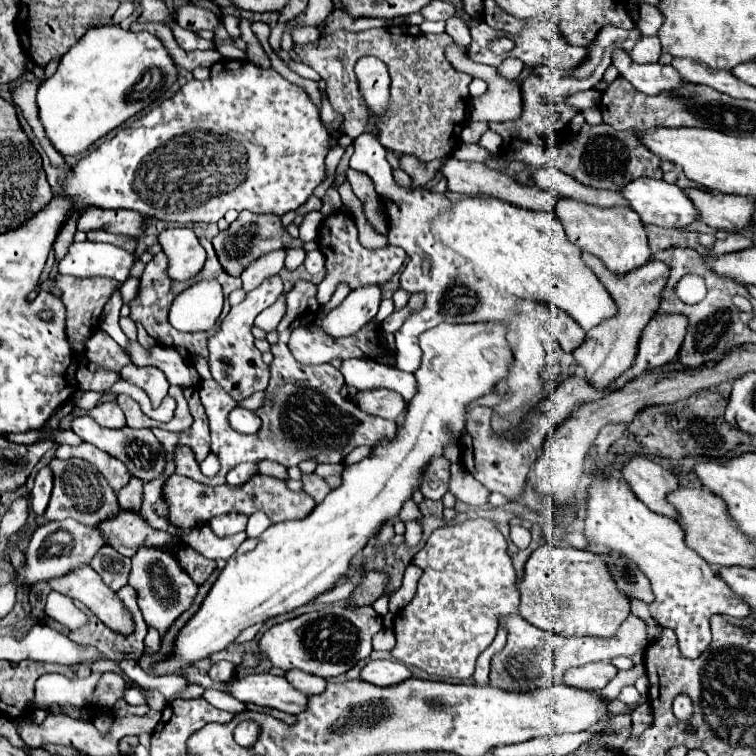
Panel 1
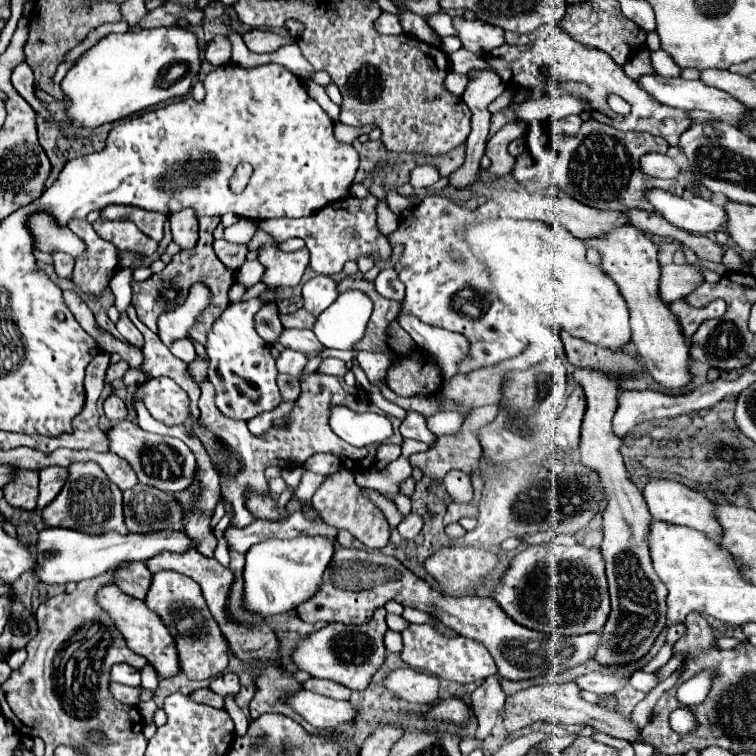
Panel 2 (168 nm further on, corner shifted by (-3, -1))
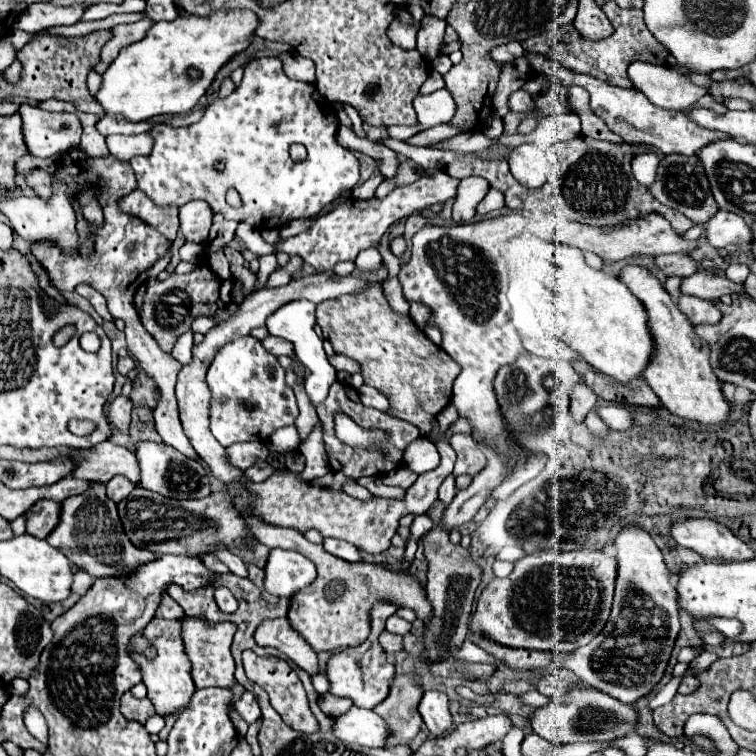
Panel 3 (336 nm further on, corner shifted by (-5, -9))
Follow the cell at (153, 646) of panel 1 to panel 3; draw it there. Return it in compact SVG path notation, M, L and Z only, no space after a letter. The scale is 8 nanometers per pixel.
M154 713L152 717L148 717L148 721L144 723L144 727L146 727L146 731L148 731L148 733L158 735L158 733L162 731L162 727L164 727L164 717L162 717L162 715L158 715L158 713Z

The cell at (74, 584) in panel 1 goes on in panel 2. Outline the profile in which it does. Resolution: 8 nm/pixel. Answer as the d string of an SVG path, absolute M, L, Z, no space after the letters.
M106 585L106 587L102 587L98 591L98 603L112 617L114 625L118 627L118 631L124 635L128 649L132 649L134 653L146 657L146 661L158 673L158 679L168 679L168 677L174 677L174 675L180 673L180 661L178 661L178 653L176 653L176 643L172 641L172 635L168 633L168 629L160 621L160 617L156 613L152 613L144 605L144 601L128 597L116 585Z

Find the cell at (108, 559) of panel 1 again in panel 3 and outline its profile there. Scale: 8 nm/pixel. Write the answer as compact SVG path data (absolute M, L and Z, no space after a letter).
M162 593L162 599L158 603L158 609L154 613L154 617L162 617L162 619L180 619L184 615L182 607L168 595L168 593Z

